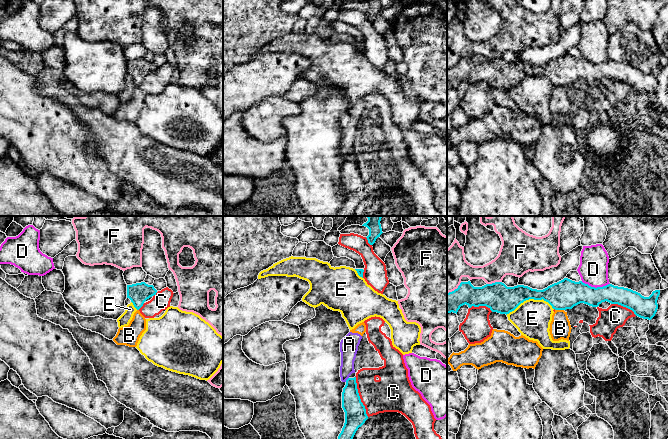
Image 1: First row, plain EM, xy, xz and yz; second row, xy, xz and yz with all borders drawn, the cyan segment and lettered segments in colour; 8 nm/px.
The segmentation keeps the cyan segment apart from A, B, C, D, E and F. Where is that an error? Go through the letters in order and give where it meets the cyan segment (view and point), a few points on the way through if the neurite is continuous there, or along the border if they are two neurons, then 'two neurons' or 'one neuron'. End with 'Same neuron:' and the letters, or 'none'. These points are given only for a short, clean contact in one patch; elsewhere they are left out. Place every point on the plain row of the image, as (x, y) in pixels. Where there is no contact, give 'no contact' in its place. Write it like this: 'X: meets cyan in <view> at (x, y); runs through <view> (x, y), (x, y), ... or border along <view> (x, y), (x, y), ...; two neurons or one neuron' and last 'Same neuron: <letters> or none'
A: meets cyan in xz at (347, 155); two neurons
B: meets cyan in yz at (559, 85); border along yz (555, 85), (563, 86); two neurons
C: meets cyan in xz at (359, 172); two neurons
D: meets cyan in yz at (594, 63); border along yz (581, 57), (595, 63), (609, 60); two neurons
E: meets cyan in yz at (529, 74); border along yz (553, 84), (542, 75), (526, 75), (506, 90); two neurons
F: meets cyan in yz at (495, 58); two neurons
Same neuron: none

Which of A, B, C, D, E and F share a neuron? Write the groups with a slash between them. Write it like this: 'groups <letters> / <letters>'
groups A B / C / D / E / F

